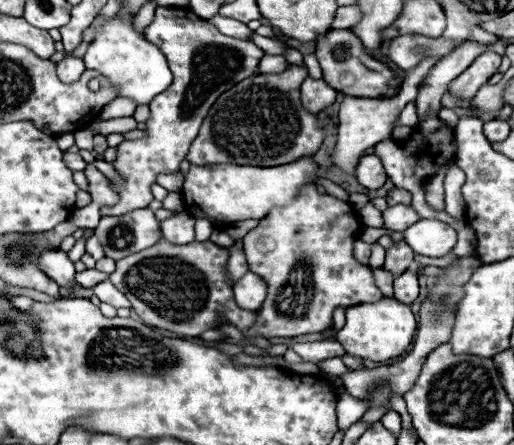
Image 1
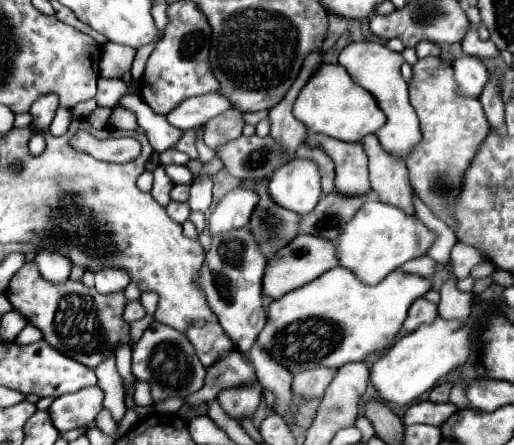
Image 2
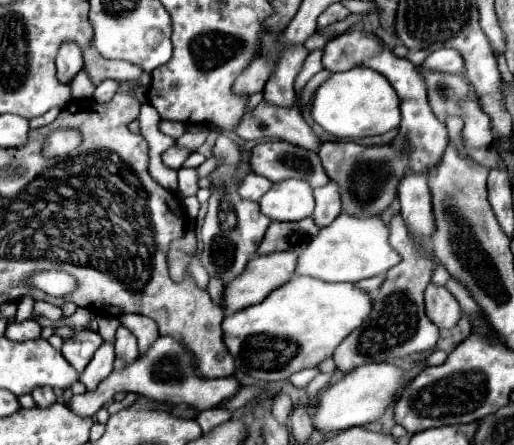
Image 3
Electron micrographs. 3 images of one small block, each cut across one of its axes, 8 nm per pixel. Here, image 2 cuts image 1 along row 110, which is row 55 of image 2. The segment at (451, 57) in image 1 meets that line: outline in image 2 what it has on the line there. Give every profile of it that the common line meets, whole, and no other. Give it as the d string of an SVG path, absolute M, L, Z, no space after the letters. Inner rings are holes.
M422 40L422 42L416 44L416 52L418 52L418 58L424 58L424 56L440 56L440 46L434 44L434 42Z

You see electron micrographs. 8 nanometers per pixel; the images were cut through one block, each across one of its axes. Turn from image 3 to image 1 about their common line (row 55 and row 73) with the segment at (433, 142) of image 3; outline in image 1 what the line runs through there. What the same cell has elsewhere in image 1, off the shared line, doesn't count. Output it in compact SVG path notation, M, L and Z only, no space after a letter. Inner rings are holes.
M330 30L328 34L324 34L324 38L320 38L320 42L316 42L316 56L318 62L322 66L324 72L324 80L348 94L348 96L368 96L368 98L390 98L396 94L398 82L394 72L384 66L382 62L378 62L374 56L366 54L360 38L356 38L356 34L352 30Z

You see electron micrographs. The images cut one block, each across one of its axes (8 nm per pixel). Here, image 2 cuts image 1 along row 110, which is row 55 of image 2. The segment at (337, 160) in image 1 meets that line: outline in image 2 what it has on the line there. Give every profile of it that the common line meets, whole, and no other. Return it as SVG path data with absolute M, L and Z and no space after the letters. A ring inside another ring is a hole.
M350 42L340 52L338 62L354 78L354 82L358 82L376 98L378 106L384 110L386 124L376 132L380 144L394 156L408 156L408 150L412 150L420 142L420 128L418 128L418 116L408 98L408 84L400 74L400 66L404 62L402 54L388 50L380 42Z

